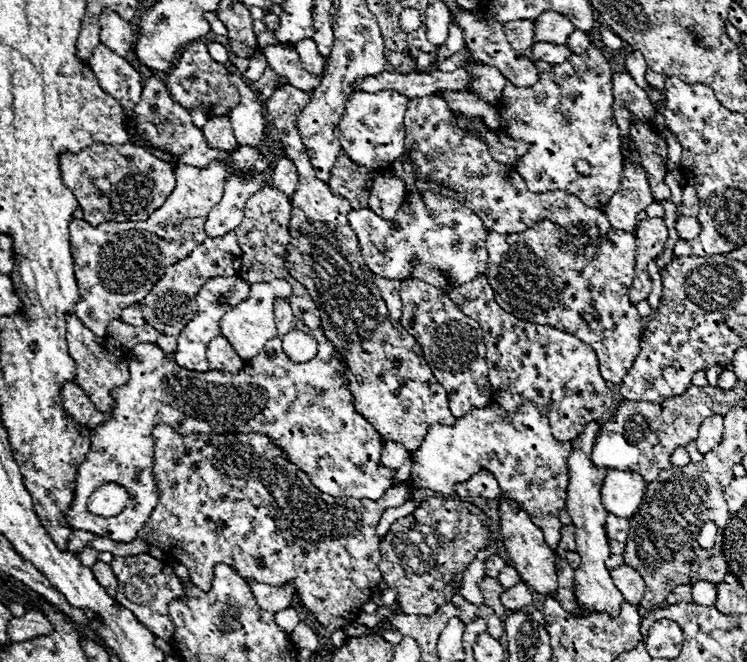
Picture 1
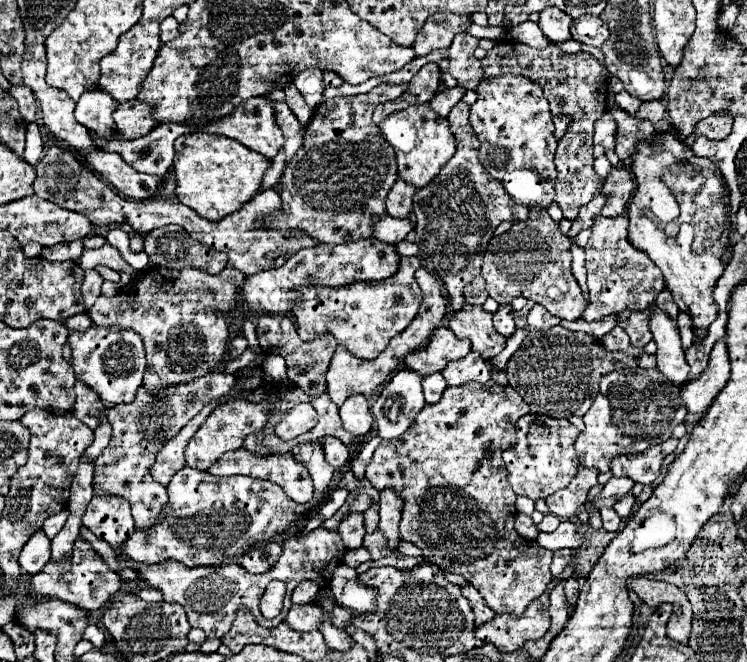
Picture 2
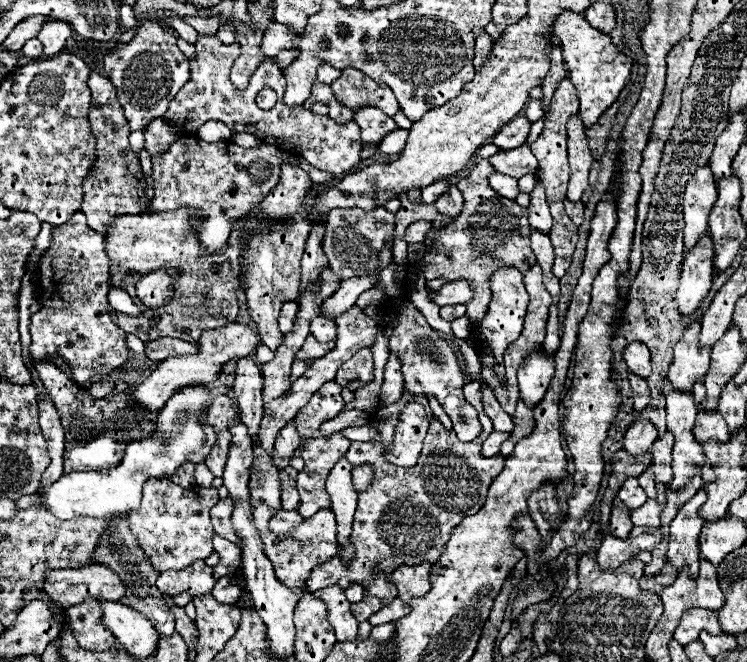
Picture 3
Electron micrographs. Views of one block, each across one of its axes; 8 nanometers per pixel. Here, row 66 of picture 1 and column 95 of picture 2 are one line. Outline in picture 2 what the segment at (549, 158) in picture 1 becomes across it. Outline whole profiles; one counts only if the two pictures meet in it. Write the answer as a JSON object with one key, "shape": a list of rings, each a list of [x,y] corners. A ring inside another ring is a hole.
{"shape":[[[82,536],[76,538],[76,544],[72,548],[72,568],[60,568],[56,560],[48,562],[48,572],[40,572],[30,578],[30,592],[36,598],[60,598],[64,602],[70,602],[82,610],[98,610],[106,602],[112,600],[112,596],[122,588],[122,578],[108,566],[108,564],[94,551],[90,542]]]}

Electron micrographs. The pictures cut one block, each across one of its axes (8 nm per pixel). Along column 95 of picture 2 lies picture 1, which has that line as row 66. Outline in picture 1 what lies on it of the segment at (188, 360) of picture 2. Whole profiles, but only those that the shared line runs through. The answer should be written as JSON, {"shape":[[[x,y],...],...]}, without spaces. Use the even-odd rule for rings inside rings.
{"shape":[[[302,40],[300,44],[296,44],[296,52],[304,68],[308,68],[308,72],[314,72],[314,74],[324,72],[324,60],[320,58],[320,52],[314,40]]]}

